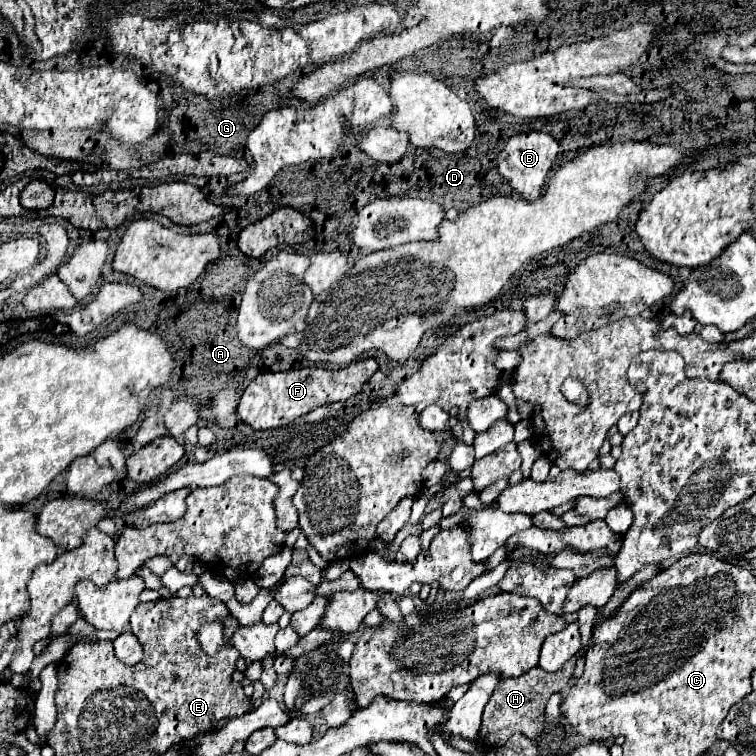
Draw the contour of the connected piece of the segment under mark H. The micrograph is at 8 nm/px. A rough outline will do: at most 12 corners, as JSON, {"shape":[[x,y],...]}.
{"shape":[[535,667],[499,681],[479,741],[501,747],[513,733],[541,735],[545,705],[573,675]]}

